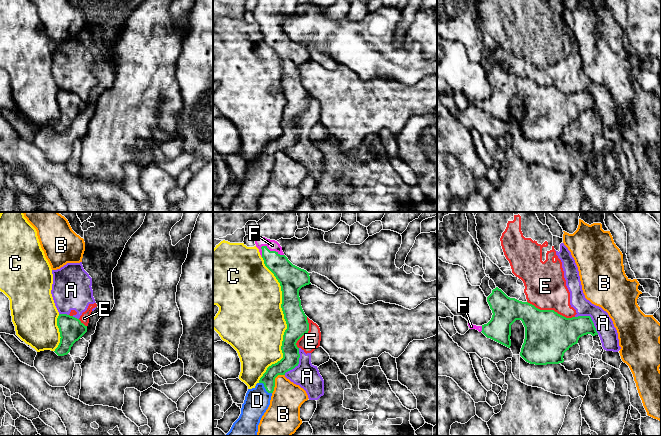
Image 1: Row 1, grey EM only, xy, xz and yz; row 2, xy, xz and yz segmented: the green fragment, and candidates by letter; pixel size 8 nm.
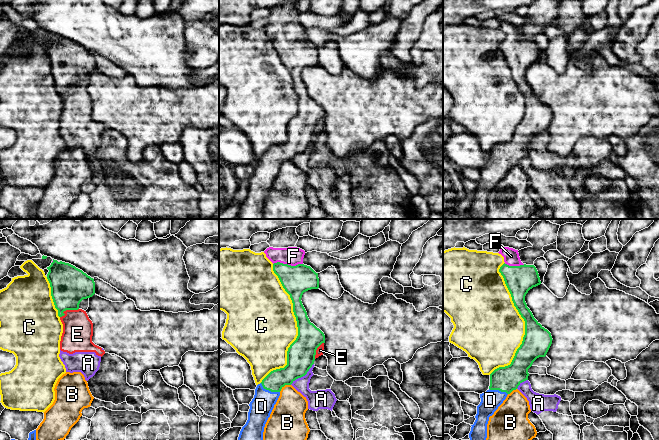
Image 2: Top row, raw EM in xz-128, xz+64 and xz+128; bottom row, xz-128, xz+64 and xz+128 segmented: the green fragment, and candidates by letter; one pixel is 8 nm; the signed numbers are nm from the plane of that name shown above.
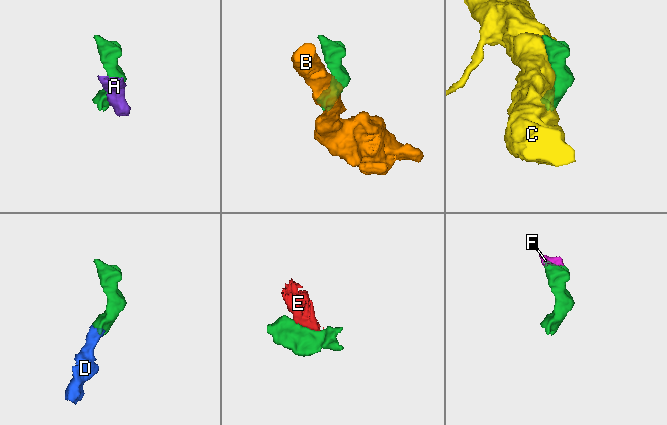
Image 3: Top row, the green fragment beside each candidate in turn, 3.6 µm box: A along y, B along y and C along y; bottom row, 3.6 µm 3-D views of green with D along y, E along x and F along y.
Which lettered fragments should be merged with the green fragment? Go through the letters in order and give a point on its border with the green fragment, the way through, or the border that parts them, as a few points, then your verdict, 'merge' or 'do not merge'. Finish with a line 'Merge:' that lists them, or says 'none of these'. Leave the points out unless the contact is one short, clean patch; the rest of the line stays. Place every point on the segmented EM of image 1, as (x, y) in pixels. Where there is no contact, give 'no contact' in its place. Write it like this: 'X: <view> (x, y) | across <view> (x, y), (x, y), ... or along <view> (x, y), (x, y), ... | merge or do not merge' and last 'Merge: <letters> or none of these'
A: yz (590, 318) | along yz (575, 316), (589, 316), (598, 334) | do not merge
B: xz (274, 381) | along xz (284, 374), (279, 374), (275, 378), (272, 393) | do not merge
C: xz (286, 322) | do not merge
D: xz (265, 388) | across xz (285, 364), (268, 379), (265, 388), (257, 400) | merge
E: yz (551, 310) | do not merge
F: xz (272, 251) | across xz (289, 276), (274, 259), (272, 251), (272, 245) | merge
Merge: D, F

